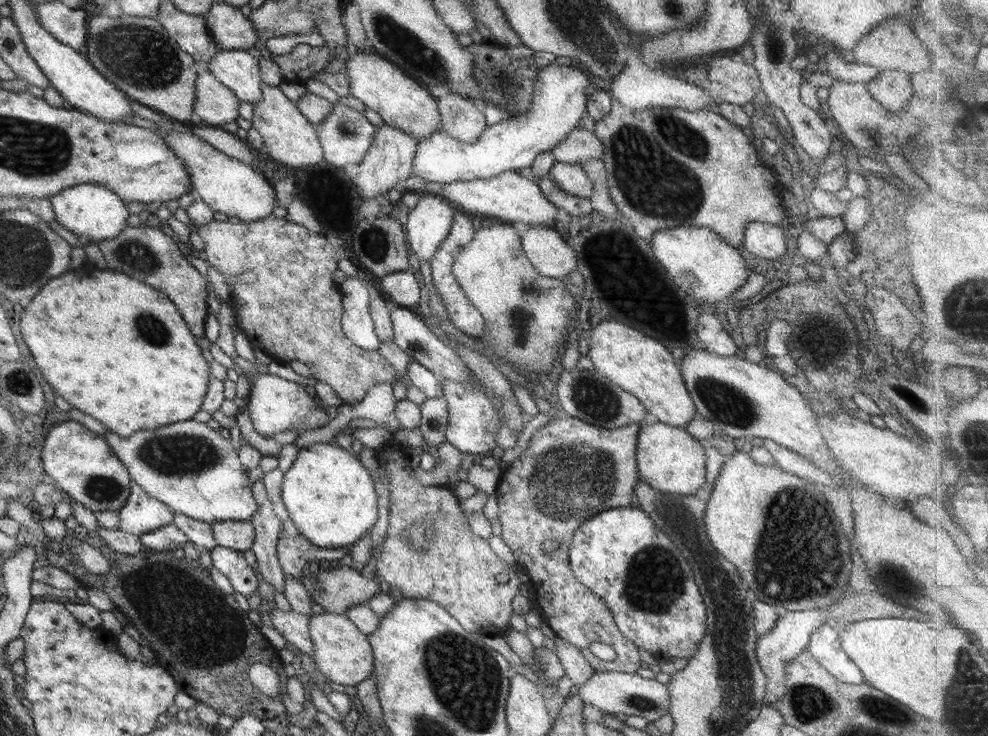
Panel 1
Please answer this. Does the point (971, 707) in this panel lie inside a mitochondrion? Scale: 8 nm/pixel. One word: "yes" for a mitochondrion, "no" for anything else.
yes

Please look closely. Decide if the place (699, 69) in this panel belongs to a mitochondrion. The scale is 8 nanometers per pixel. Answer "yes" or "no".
yes

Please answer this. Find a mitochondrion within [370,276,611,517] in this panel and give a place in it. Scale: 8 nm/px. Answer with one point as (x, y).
(521, 315)

